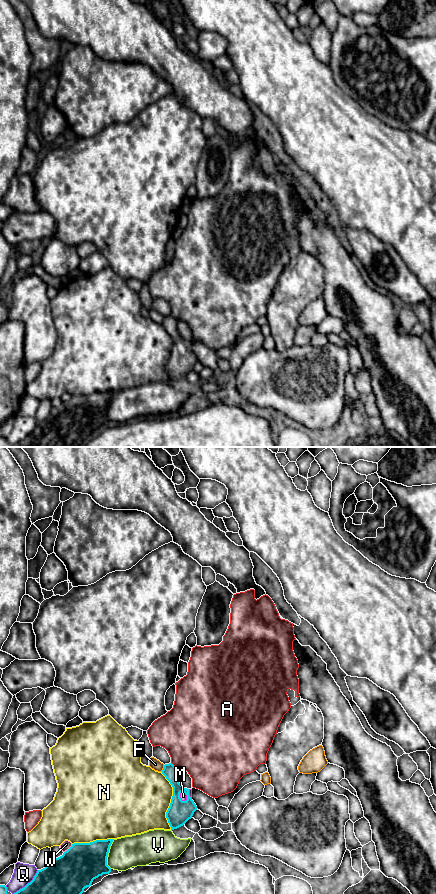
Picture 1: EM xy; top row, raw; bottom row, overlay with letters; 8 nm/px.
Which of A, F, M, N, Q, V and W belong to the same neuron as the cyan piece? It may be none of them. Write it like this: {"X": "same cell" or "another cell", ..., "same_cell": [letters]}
{"A": "another cell", "F": "another cell", "M": "same cell", "N": "another cell", "Q": "another cell", "V": "another cell", "W": "another cell", "same_cell": ["M"]}

